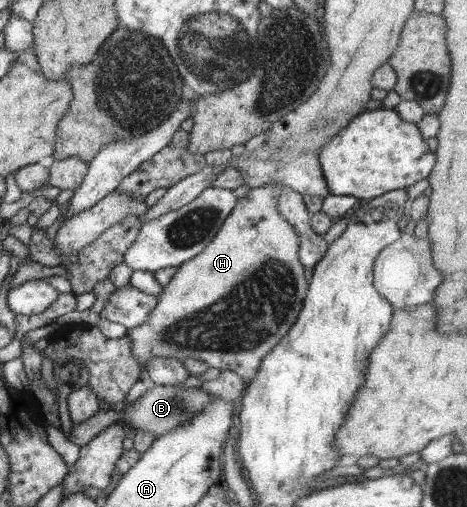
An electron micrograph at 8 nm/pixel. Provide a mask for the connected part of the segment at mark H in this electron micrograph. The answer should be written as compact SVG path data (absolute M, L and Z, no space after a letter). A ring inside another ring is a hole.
M285 184L267 185L251 189L245 198L237 202L210 244L179 267L178 273L163 287L149 318L141 326L127 330L125 339L129 352L139 361L143 372L141 379L147 381L147 363L157 356L180 361L185 358L202 360L213 368L233 369L243 380L253 379L261 360L281 342L297 320L308 291L305 269L298 258L299 233L276 208L278 188Z

